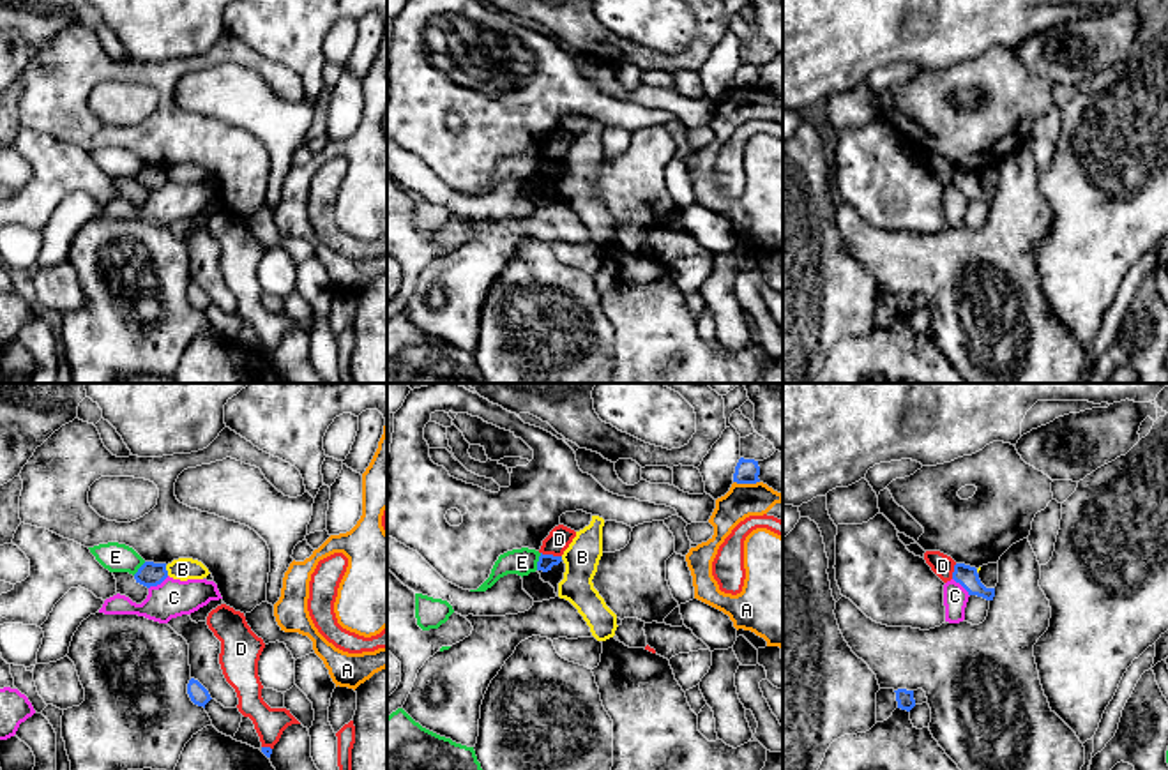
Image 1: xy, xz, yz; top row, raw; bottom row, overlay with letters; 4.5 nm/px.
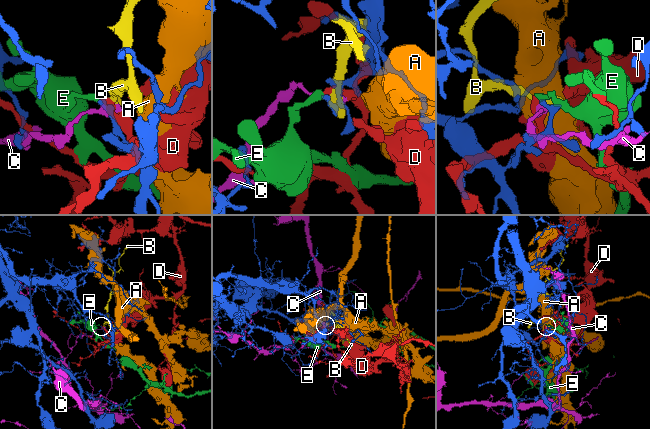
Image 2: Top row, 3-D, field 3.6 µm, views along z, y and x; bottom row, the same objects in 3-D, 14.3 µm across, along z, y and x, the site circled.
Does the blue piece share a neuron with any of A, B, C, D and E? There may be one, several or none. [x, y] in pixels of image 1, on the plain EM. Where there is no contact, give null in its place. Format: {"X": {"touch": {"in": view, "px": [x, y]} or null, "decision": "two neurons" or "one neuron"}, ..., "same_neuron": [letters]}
{"A": {"touch": {"in": "xz", "px": [746, 87]}, "decision": "two neurons"}, "B": {"touch": {"in": "xy", "px": [166, 175]}, "decision": "two neurons"}, "C": {"touch": {"in": "xy", "px": [158, 188]}, "decision": "two neurons"}, "D": {"touch": {"in": "xz", "px": [552, 159]}, "decision": "two neurons"}, "E": {"touch": {"in": "xz", "px": [538, 166]}, "decision": "two neurons"}, "same_neuron": []}

